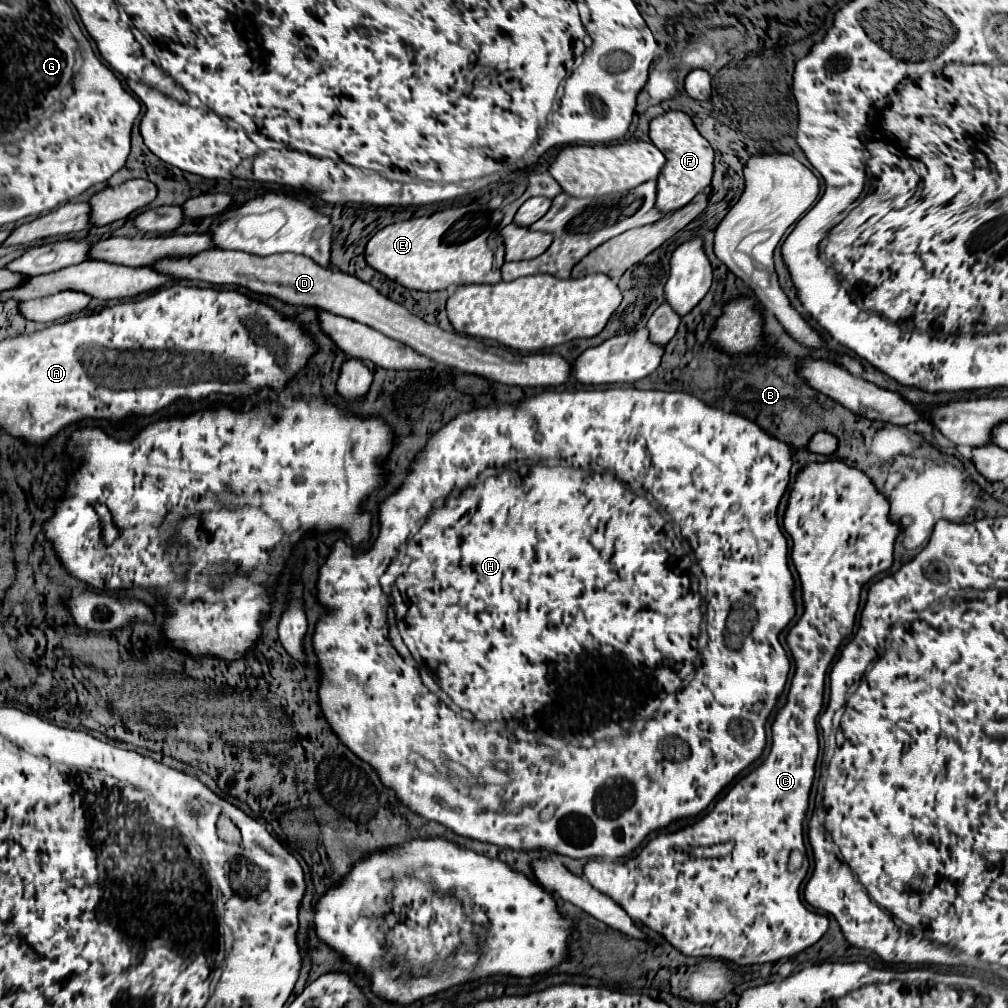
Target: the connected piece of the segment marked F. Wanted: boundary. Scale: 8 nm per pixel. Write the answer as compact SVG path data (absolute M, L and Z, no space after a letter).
M668 111L650 121L650 141L664 153L666 165L657 178L656 207L662 213L676 211L690 203L694 195L710 185L714 171L714 151L710 143L698 133L692 119L682 111Z

